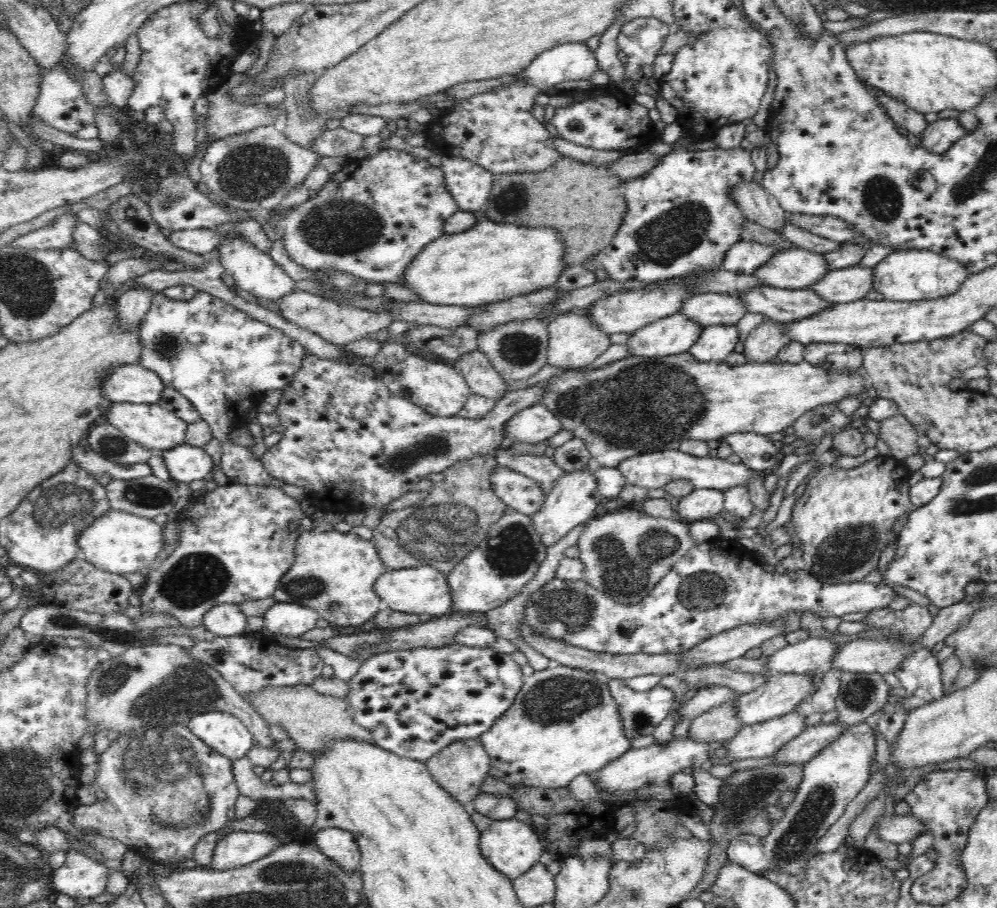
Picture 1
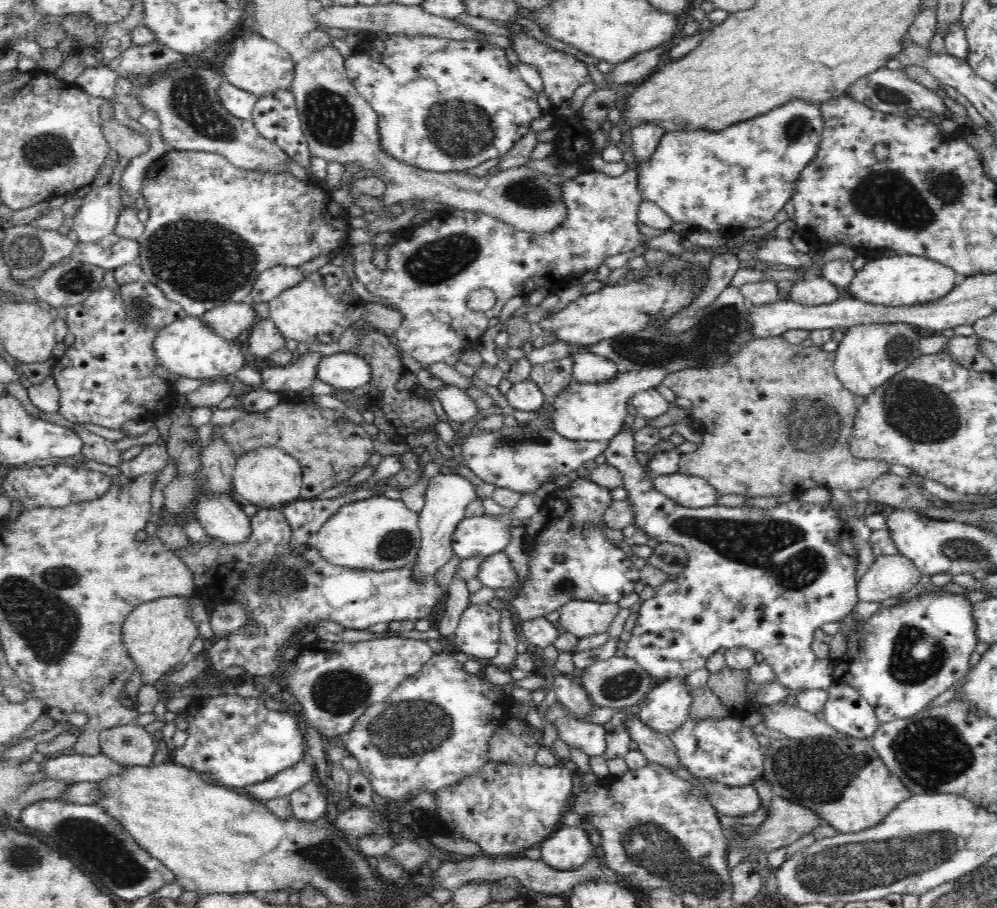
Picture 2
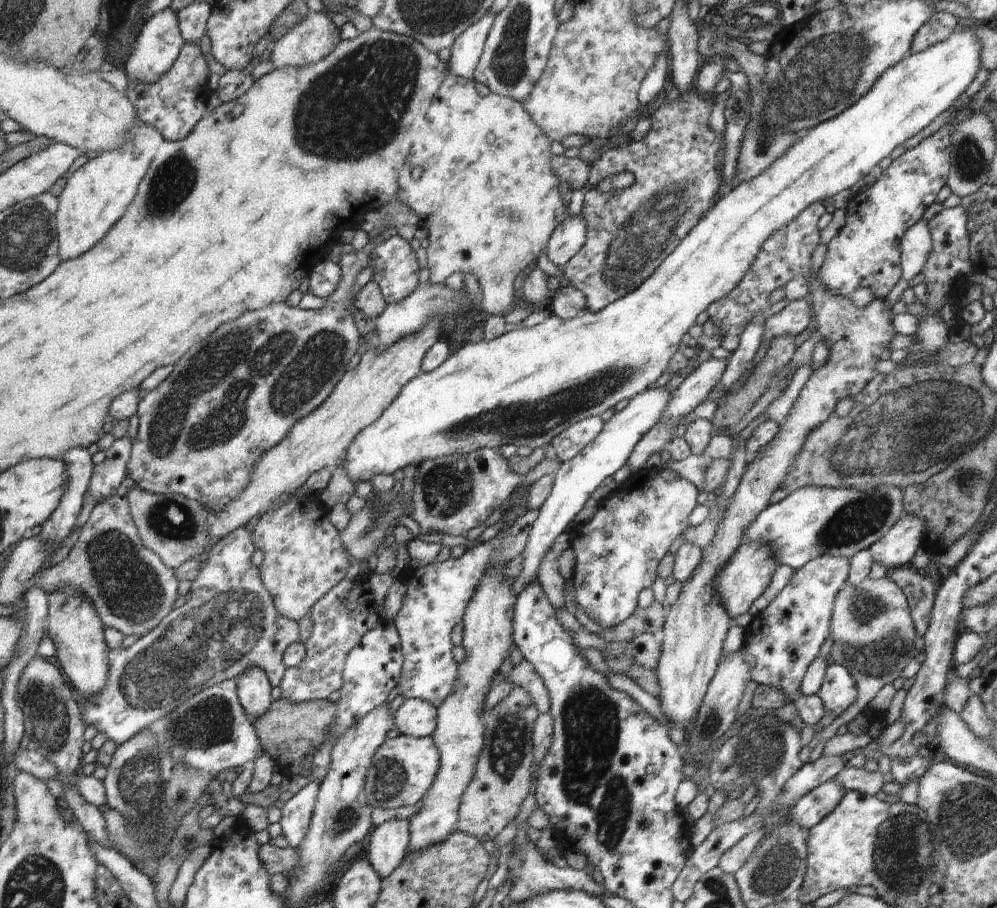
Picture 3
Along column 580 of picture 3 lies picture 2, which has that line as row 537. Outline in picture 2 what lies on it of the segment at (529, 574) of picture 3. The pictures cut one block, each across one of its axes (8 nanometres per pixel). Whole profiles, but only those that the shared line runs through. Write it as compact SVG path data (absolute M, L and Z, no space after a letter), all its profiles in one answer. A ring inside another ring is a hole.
M492 515L464 517L453 530L451 547L458 558L490 556L504 550L510 542L510 526L506 518Z

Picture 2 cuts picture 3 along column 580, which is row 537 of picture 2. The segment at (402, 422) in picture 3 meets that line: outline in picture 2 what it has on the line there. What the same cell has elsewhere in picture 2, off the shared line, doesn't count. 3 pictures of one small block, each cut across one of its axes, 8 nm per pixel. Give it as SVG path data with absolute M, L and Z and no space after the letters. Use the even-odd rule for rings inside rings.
M378 495L361 501L343 504L320 527L311 546L314 547L324 560L330 564L348 567L351 569L396 570L404 566L413 565L421 543L421 530L419 529L419 513L409 510L402 499L390 499Z

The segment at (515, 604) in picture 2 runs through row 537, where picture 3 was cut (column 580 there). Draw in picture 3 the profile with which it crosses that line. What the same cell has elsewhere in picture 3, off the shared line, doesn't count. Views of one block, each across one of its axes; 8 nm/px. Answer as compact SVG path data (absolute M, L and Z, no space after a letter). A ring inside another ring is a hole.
M647 467L624 481L618 492L603 499L591 520L577 525L571 539L576 564L570 581L575 589L575 602L590 619L602 628L612 628L634 614L638 594L644 588L650 588L657 579L660 560L666 556L672 542L690 528L688 518L698 506L696 498L699 492L692 482L670 468Z

